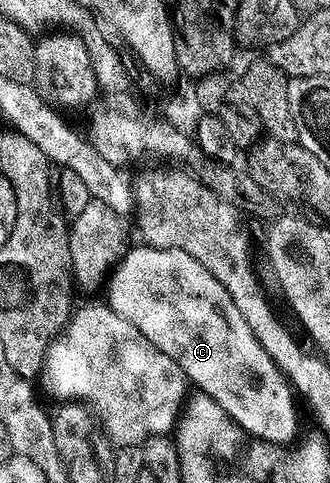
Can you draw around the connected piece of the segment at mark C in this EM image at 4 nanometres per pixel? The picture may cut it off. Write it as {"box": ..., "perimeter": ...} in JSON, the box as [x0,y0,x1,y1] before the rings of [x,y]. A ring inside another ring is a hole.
{"box":[107,244,297,444],"perimeter":[[[137,244],[117,263],[107,282],[109,298],[107,305],[123,320],[135,324],[159,352],[171,356],[175,364],[184,372],[186,379],[193,382],[200,393],[205,394],[235,424],[239,424],[252,438],[262,438],[265,442],[289,444],[294,441],[297,430],[297,414],[293,408],[291,388],[285,376],[263,352],[259,340],[247,328],[247,320],[243,320],[243,312],[235,308],[235,300],[229,298],[229,293],[201,264],[182,250],[156,250],[148,244]],[[269,400],[278,400],[277,408],[269,408]]]}

